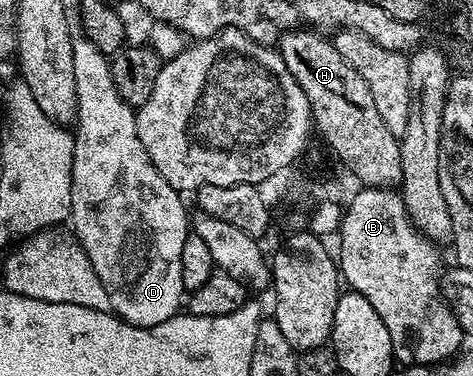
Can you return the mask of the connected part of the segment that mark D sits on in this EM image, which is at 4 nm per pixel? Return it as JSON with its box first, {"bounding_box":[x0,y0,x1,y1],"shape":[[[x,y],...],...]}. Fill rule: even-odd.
{"bounding_box":[69,37,188,327],"shape":[[[85,37],[74,39],[72,69],[76,77],[78,113],[73,128],[74,156],[72,157],[72,205],[69,222],[74,223],[74,235],[79,247],[90,258],[92,269],[100,277],[108,293],[110,311],[133,327],[151,327],[179,314],[184,303],[184,288],[180,277],[180,256],[188,234],[188,215],[182,204],[183,196],[168,185],[164,177],[150,164],[150,154],[138,136],[134,120],[135,108],[125,103],[114,84],[110,59]]]}

